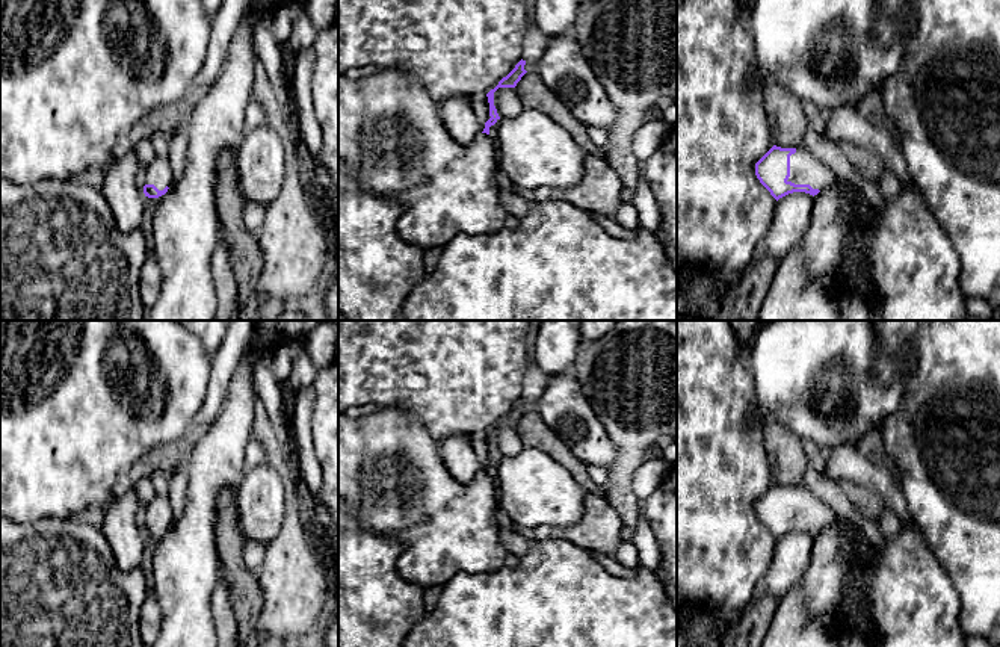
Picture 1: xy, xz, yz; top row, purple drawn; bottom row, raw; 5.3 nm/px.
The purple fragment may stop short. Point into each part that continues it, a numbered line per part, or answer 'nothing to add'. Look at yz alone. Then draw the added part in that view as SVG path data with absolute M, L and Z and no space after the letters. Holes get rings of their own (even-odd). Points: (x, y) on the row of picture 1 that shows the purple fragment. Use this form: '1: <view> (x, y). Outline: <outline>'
1: yz (804, 168). Outline: M804 147L796 148L796 153L790 156L790 177L787 181L810 184L813 189L822 190L835 180L834 172Z

